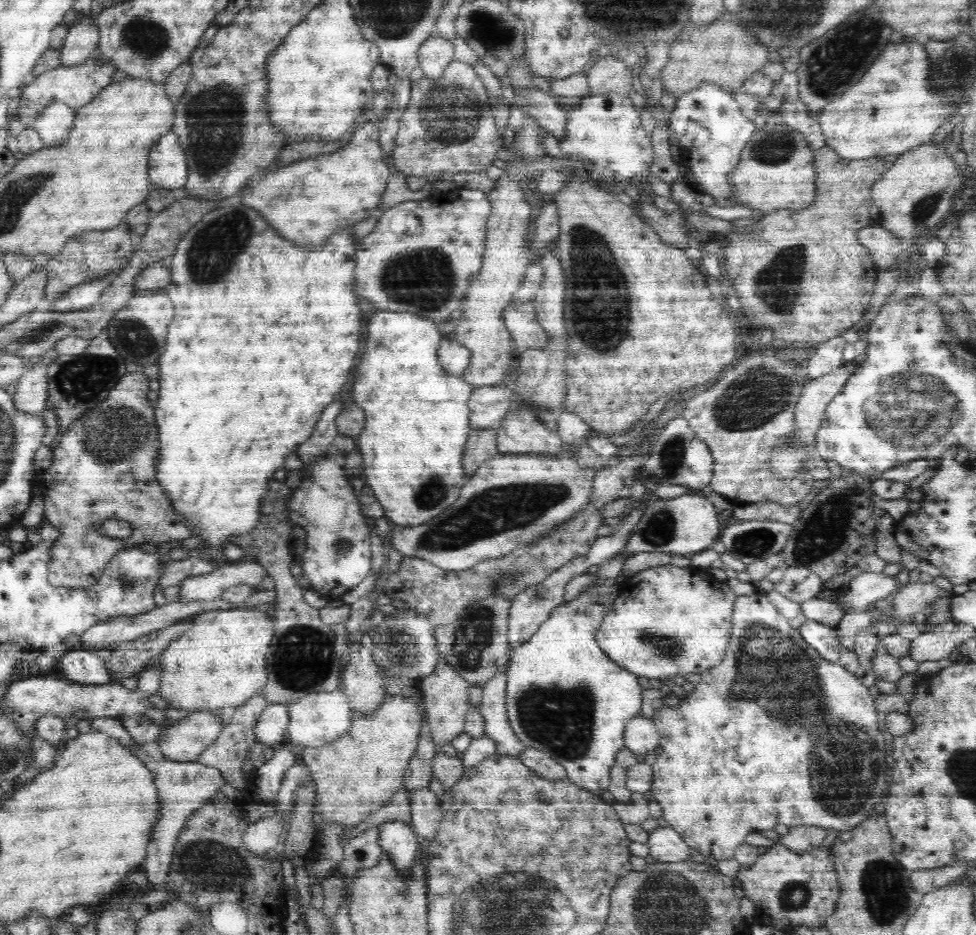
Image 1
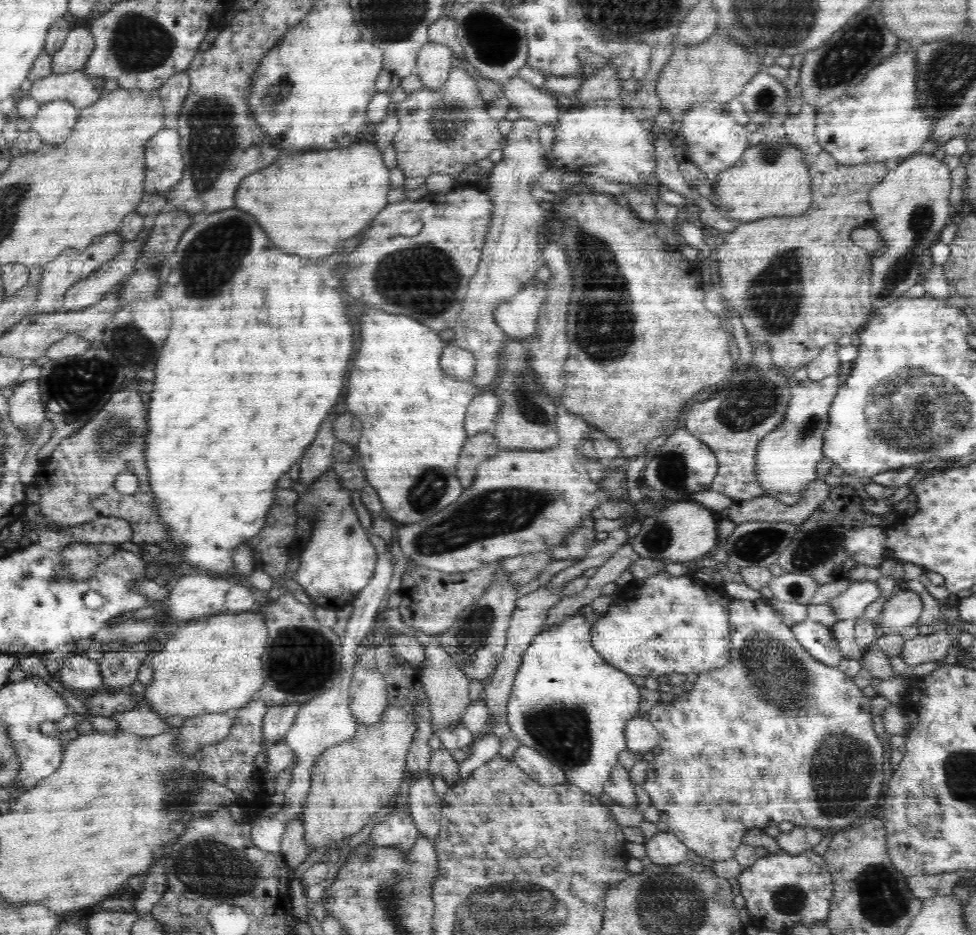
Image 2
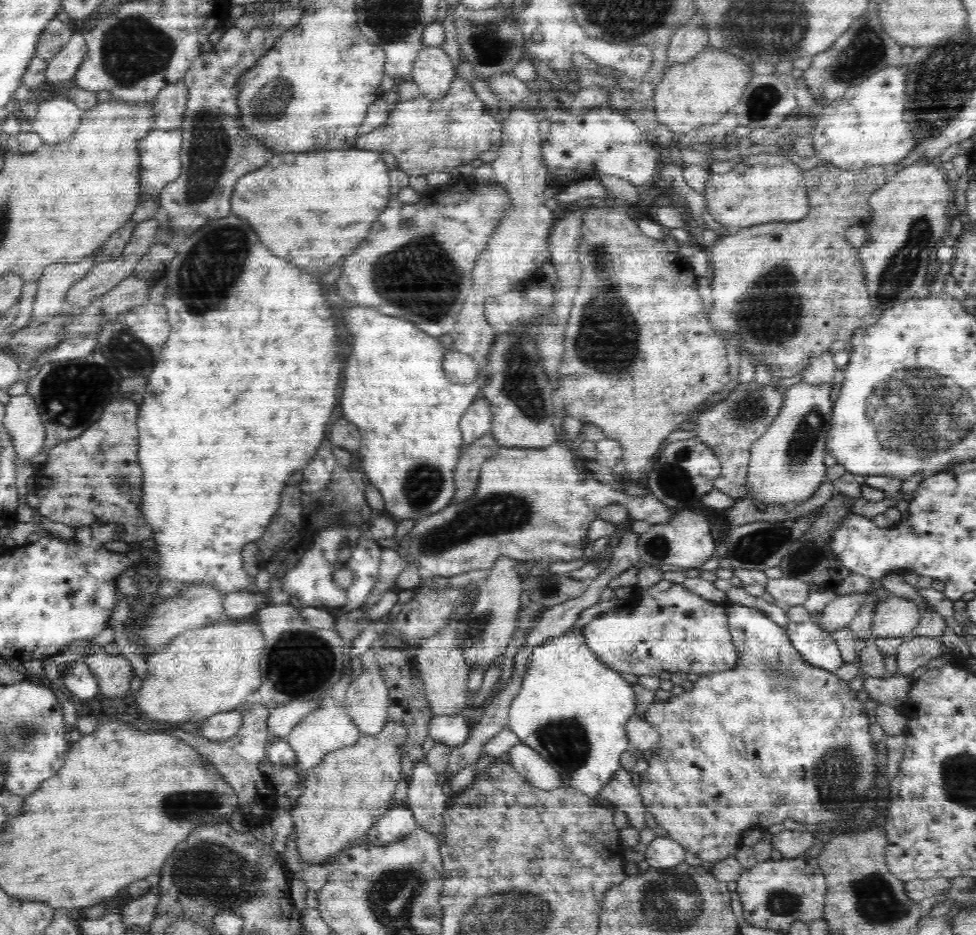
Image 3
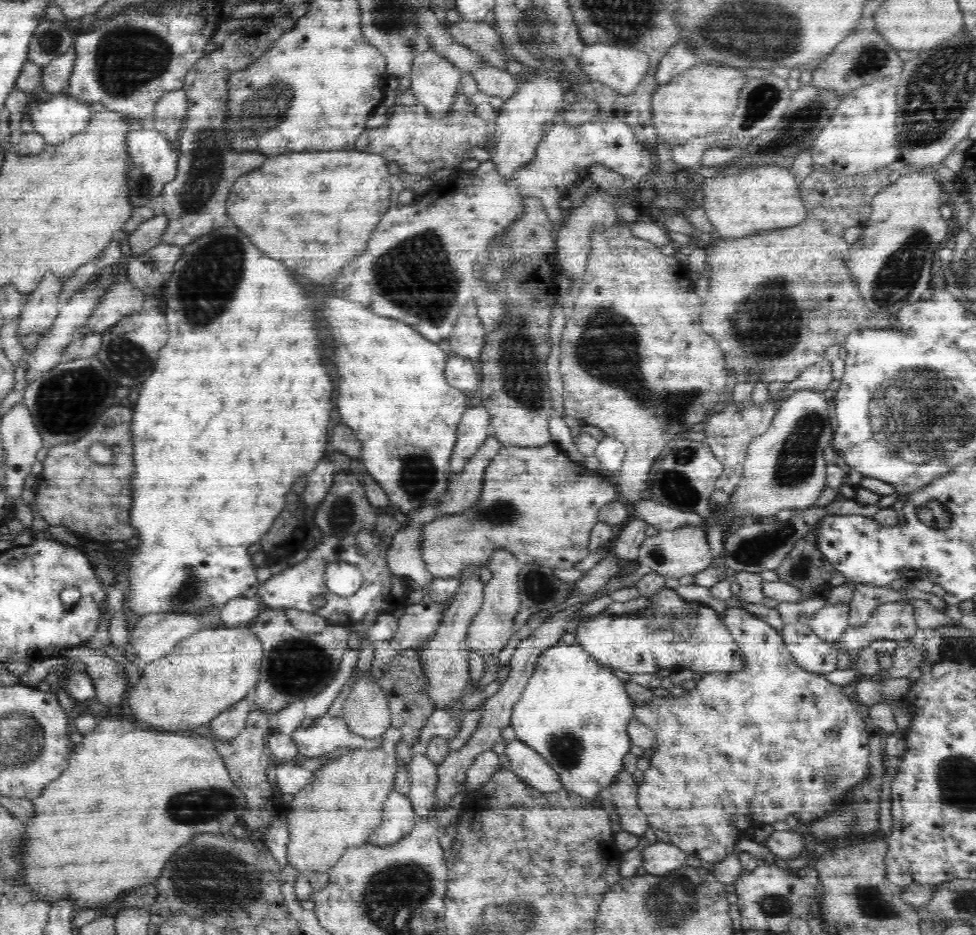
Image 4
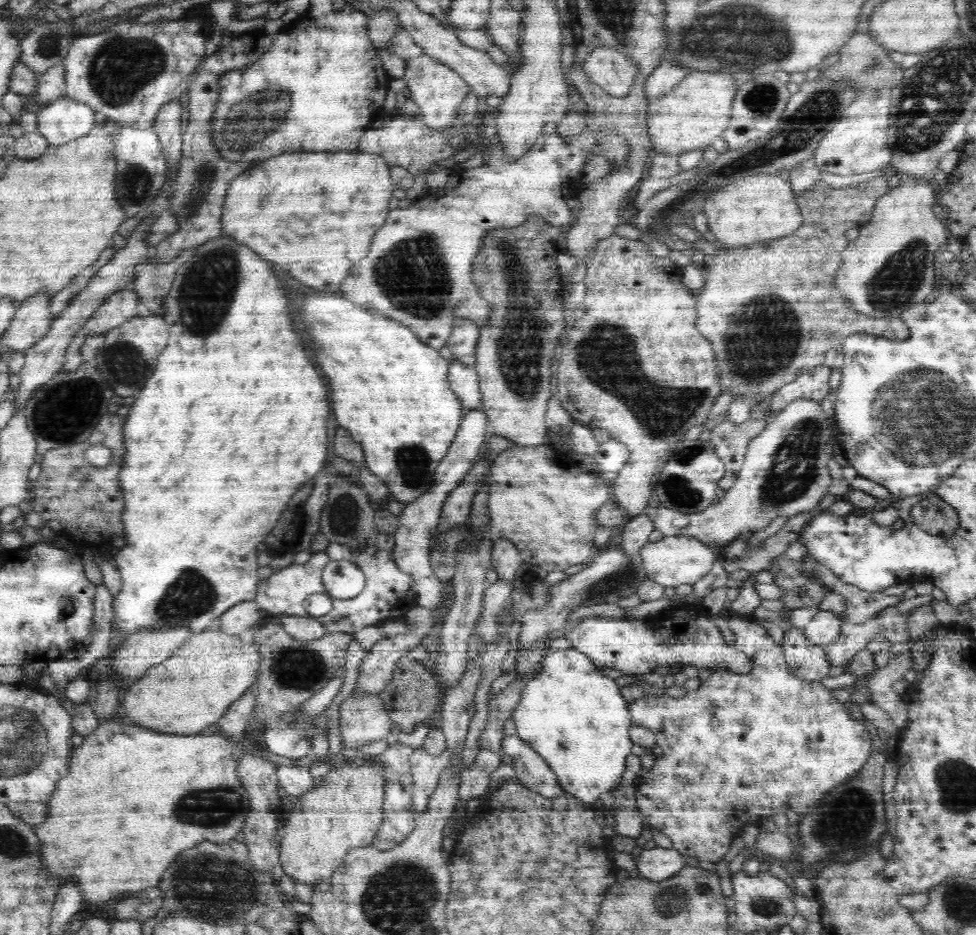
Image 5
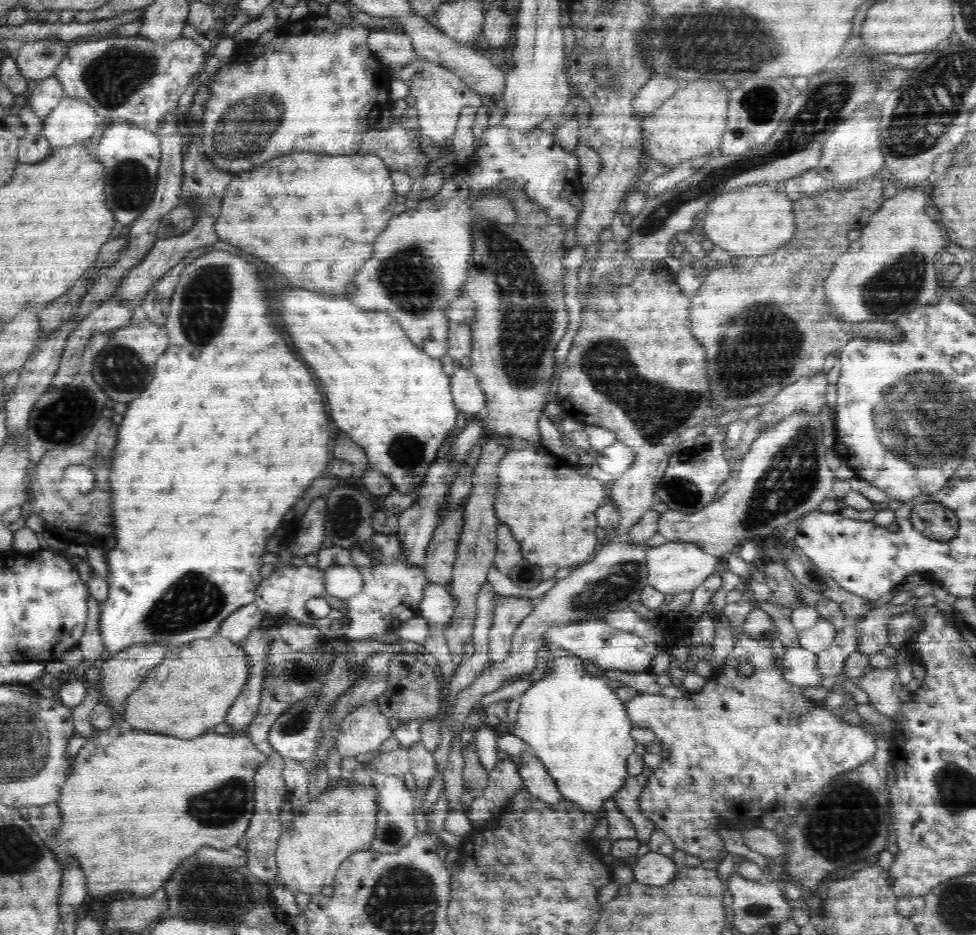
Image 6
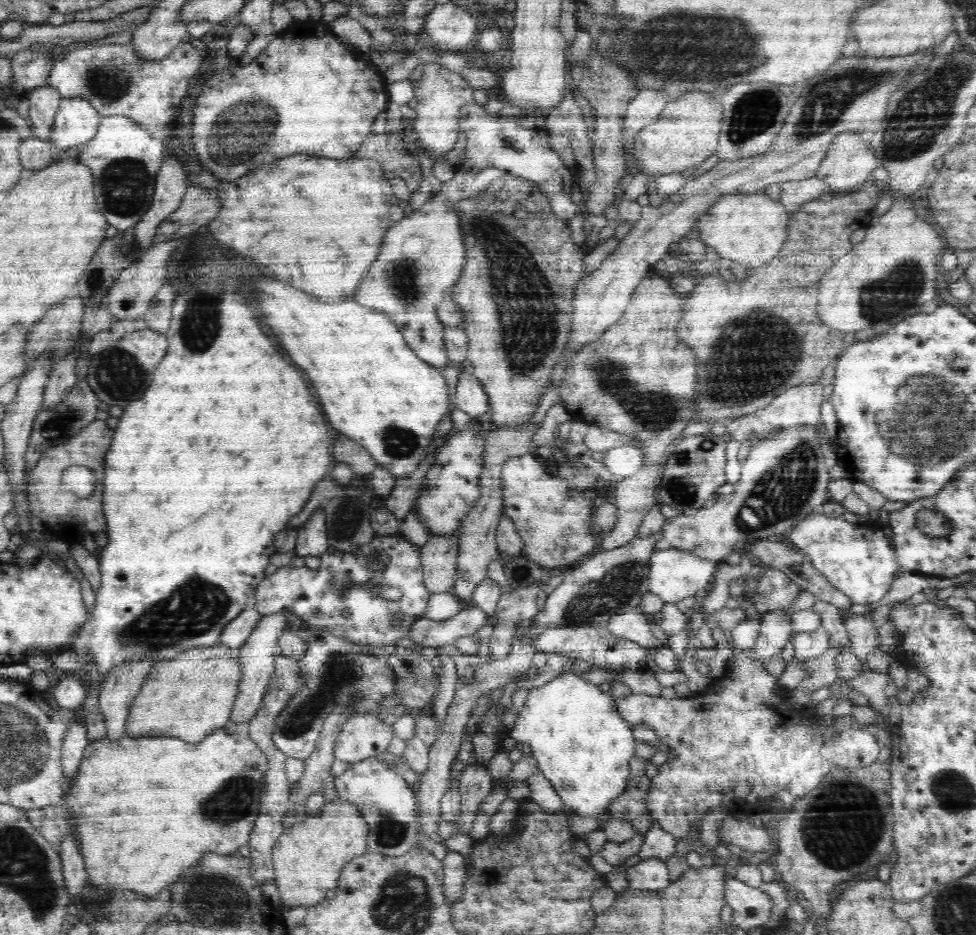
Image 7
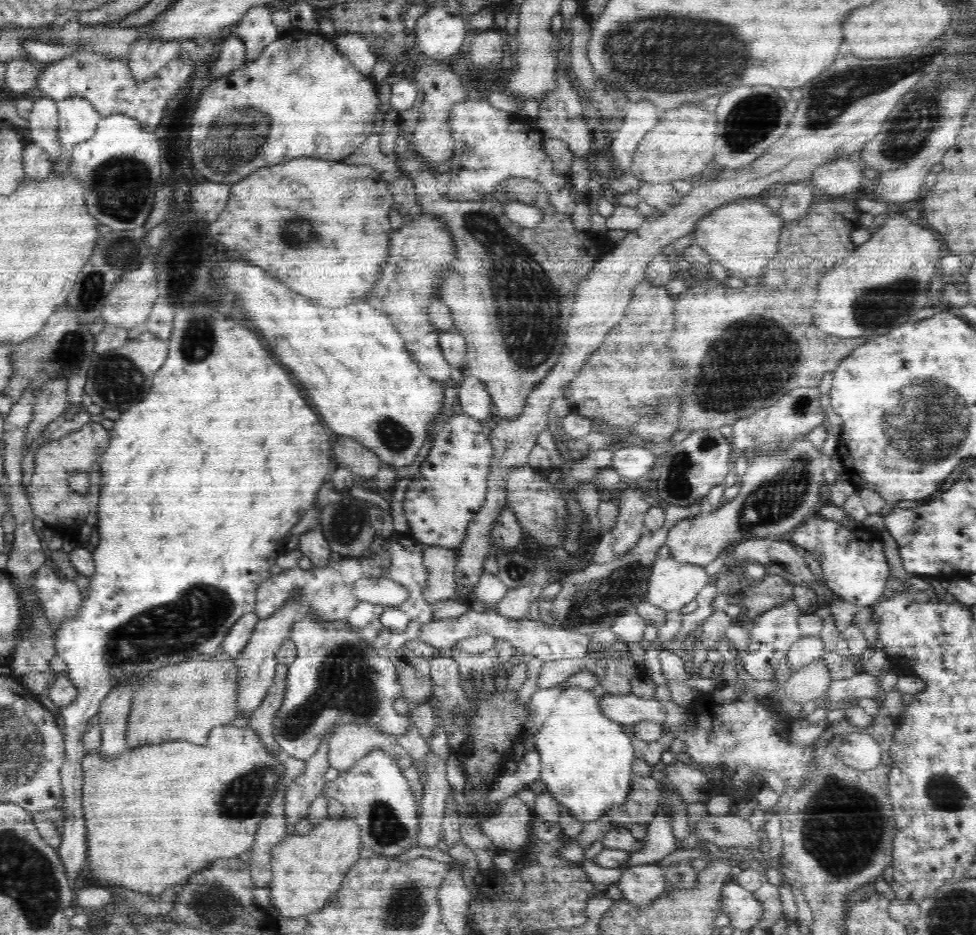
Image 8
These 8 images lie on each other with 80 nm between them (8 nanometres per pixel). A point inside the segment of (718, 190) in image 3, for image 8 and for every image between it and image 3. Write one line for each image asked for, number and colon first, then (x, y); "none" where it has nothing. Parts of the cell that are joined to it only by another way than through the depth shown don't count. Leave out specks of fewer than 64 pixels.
4: (765, 198)
5: (759, 209)
6: (755, 221)
7: (750, 229)
8: (743, 235)

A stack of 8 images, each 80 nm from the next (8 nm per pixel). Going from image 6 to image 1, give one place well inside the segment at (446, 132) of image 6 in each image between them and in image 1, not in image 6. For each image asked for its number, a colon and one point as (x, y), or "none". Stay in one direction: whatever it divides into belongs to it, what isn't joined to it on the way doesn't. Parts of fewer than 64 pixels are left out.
1: (436, 53)
2: (434, 62)
3: (433, 71)
4: (434, 80)
5: (439, 91)

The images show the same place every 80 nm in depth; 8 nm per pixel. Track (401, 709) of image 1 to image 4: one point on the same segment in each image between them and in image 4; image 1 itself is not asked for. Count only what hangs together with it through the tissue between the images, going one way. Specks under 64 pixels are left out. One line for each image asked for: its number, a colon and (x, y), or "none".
2: (351, 781)
3: (344, 796)
4: (343, 805)

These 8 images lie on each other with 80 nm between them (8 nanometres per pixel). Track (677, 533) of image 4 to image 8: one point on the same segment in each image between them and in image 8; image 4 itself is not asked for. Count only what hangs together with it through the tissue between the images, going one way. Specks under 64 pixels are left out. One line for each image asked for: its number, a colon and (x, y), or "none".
5: (672, 561)
6: (675, 567)
7: (673, 575)
8: (672, 585)

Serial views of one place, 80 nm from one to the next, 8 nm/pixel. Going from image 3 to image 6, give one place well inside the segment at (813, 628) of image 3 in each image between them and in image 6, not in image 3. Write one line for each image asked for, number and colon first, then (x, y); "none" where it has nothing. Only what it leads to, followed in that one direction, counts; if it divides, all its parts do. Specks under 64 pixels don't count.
4: (811, 654)
5: (807, 662)
6: (800, 668)

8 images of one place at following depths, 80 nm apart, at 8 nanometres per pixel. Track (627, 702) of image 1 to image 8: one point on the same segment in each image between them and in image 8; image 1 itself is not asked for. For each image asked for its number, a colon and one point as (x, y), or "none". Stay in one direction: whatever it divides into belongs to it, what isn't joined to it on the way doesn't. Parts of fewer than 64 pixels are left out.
2: (567, 703)
3: (572, 709)
4: (575, 713)
5: (574, 717)
6: (578, 727)
7: (582, 745)
8: (586, 758)

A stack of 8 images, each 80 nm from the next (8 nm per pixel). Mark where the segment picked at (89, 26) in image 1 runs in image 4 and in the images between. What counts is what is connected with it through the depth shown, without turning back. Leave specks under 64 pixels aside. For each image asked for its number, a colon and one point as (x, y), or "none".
2: (79, 44)
3: (63, 66)
4: (55, 76)

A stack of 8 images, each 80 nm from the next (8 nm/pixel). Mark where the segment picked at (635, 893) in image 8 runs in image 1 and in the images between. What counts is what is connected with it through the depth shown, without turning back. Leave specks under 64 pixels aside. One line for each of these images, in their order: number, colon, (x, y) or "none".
1: (665, 845)
2: (664, 848)
3: (663, 852)
4: (659, 858)
5: (656, 864)
6: (652, 869)
7: (652, 874)

